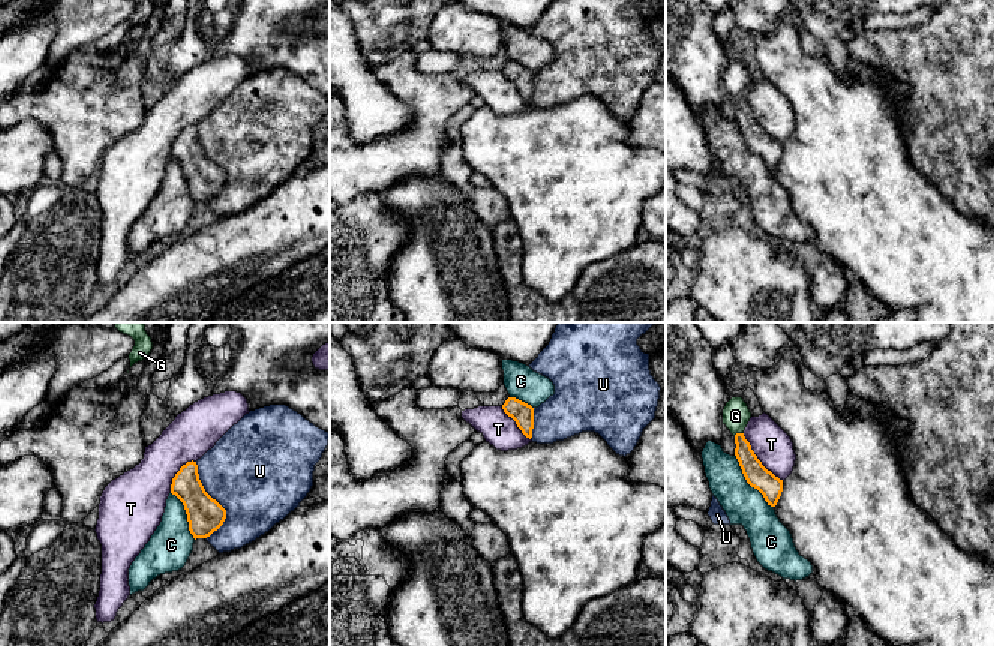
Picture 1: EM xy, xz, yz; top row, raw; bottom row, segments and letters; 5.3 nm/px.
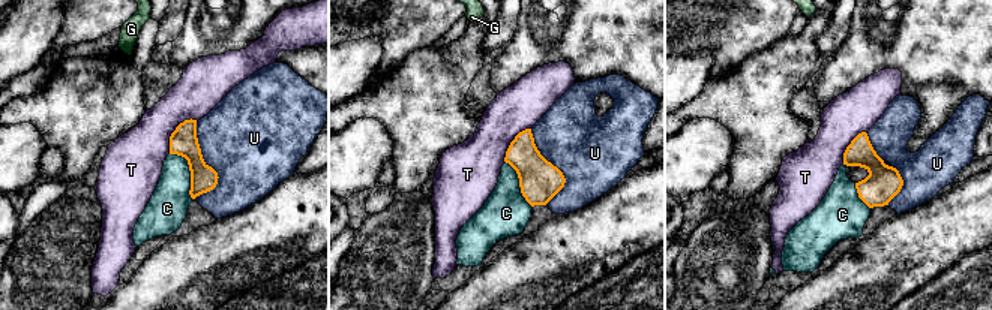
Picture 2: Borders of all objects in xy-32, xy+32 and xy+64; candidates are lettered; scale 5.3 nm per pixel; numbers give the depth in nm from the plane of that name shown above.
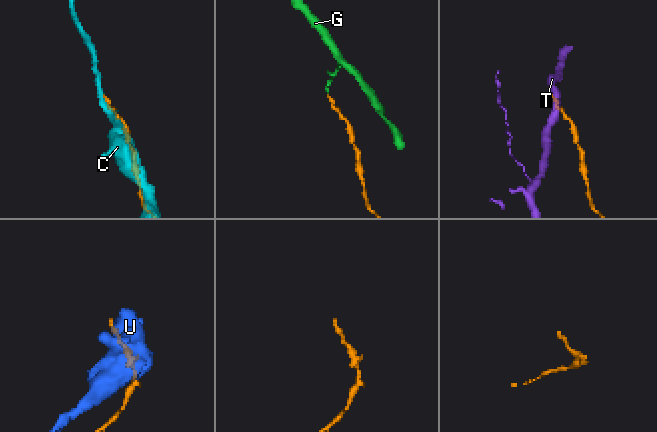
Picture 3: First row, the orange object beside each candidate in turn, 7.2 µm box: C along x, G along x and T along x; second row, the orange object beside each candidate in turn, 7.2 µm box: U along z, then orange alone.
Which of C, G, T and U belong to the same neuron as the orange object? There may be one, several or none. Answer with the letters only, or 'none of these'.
G

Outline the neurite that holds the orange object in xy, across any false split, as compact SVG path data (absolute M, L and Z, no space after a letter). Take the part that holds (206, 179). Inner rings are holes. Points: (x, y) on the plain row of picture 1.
M187 126L180 132L172 142L171 157L183 166L195 204L210 201L223 189L226 174L205 156L196 126Z

